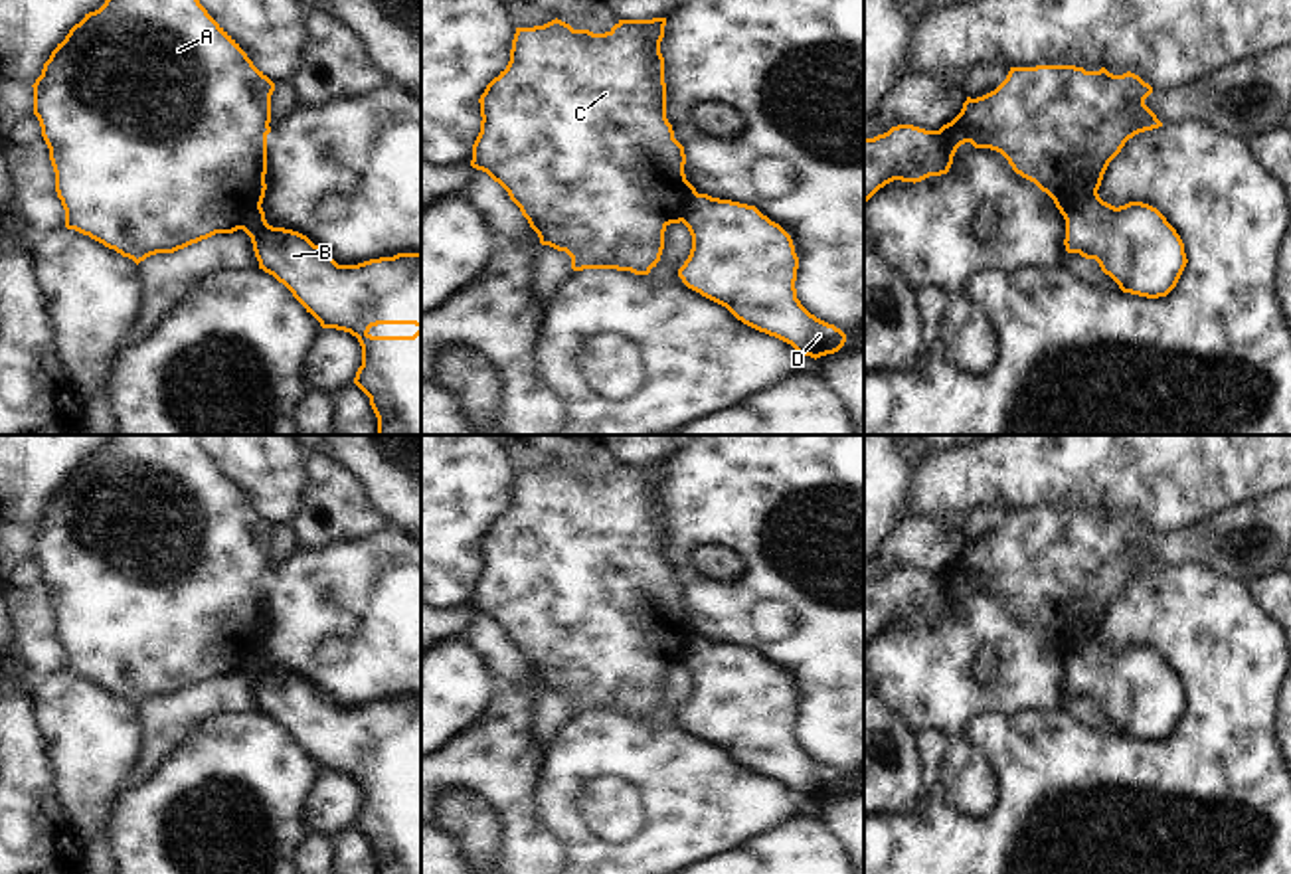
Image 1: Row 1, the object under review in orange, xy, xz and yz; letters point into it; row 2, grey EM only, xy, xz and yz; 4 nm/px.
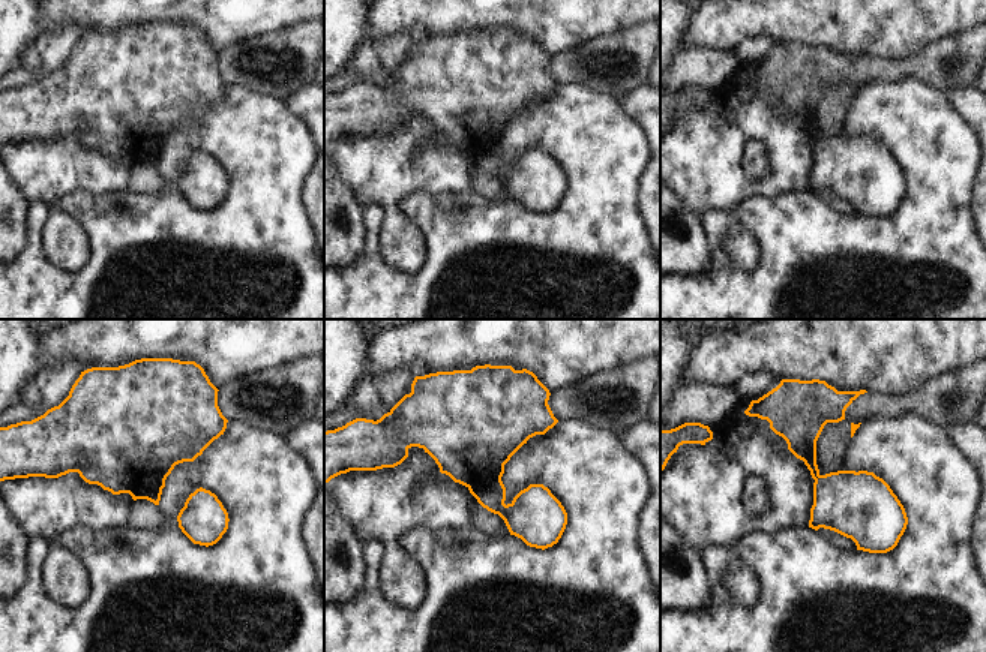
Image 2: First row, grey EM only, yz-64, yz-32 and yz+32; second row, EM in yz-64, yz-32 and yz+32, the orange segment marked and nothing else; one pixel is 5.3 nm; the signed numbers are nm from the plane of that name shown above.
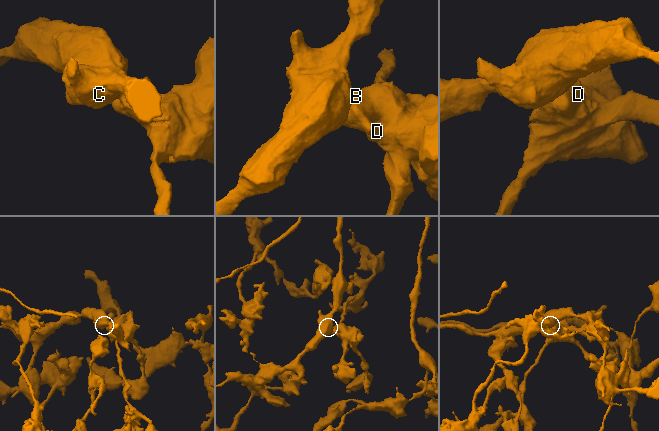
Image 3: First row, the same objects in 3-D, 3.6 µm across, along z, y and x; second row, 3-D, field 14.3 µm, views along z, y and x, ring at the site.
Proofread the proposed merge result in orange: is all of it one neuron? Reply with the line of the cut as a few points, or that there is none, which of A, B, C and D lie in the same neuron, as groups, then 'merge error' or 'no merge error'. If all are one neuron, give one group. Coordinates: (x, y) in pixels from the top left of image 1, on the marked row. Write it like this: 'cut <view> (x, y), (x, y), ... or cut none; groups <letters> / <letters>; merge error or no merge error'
cut yz (1096, 192), (1082, 198), (1064, 218); groups A C / B D; merge error

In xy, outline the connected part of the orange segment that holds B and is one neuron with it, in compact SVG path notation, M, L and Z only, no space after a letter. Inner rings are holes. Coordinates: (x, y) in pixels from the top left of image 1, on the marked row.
M265 212L243 227L251 237L259 269L283 283L322 328L350 332L362 346L362 366L354 384L370 397L378 435L421 435L421 253L397 253L358 265L338 265L306 235L273 227ZM378 324L415 324L413 336L372 336Z

